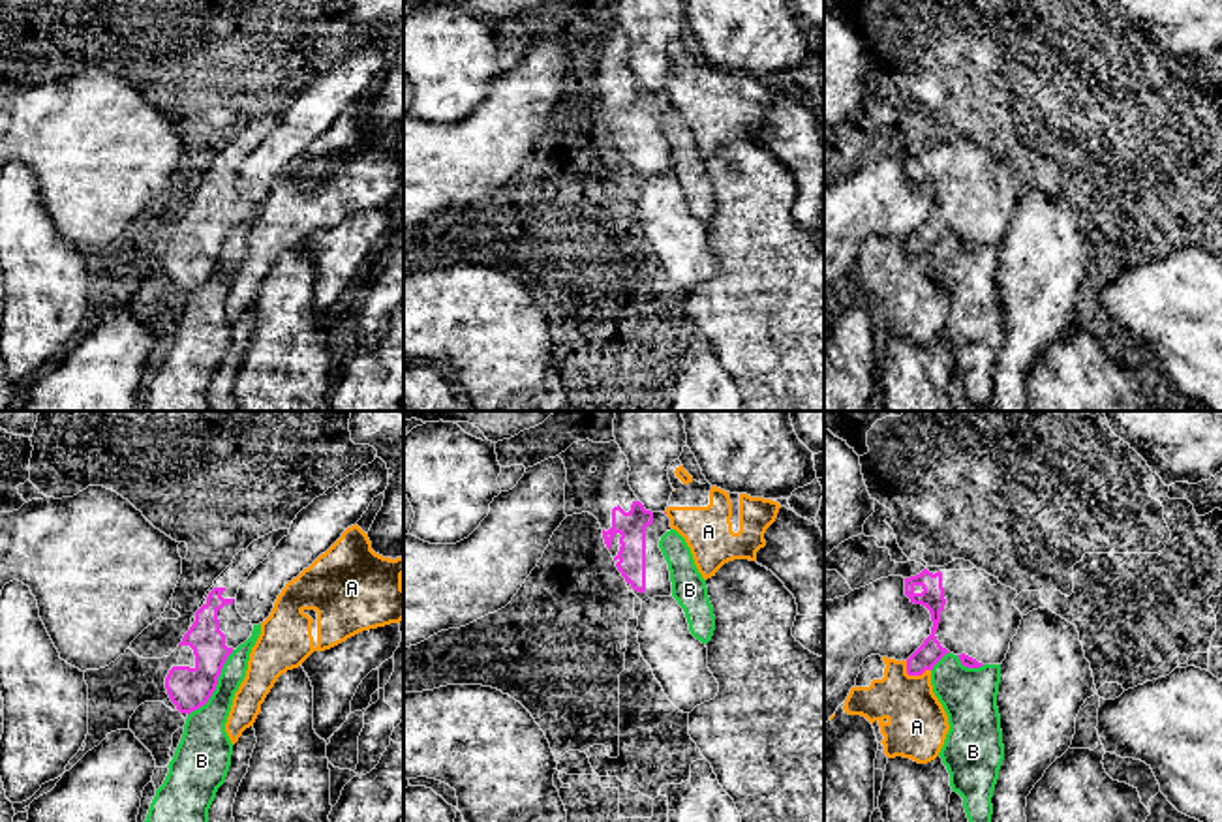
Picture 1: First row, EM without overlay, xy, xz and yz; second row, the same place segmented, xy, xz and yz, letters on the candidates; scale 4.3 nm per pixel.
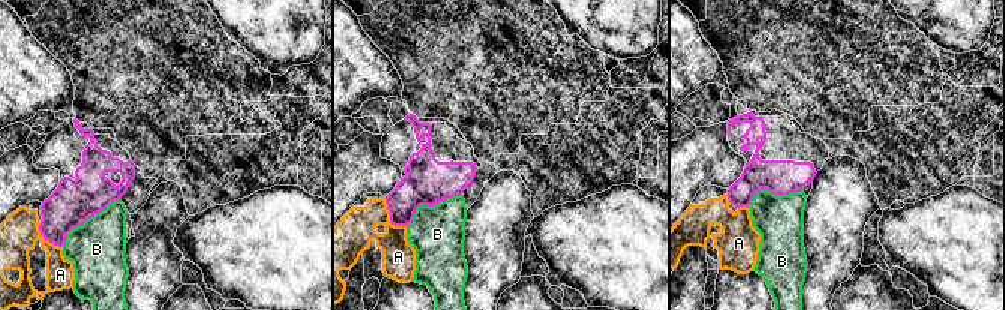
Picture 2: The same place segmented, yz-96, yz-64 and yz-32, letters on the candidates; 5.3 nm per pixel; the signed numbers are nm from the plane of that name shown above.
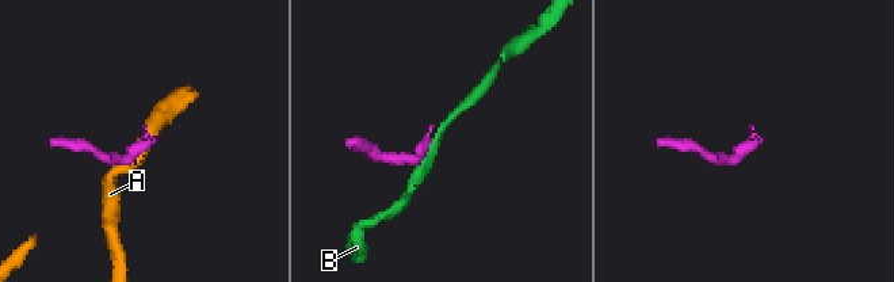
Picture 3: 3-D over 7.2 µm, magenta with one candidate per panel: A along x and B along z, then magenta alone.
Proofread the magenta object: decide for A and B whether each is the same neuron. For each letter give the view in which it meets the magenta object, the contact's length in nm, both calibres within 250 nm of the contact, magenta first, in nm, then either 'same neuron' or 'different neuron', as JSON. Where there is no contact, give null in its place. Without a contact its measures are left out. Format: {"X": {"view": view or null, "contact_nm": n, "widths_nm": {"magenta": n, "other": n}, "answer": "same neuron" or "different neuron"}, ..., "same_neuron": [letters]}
{"A": {"view": "yz", "contact_nm": 120, "widths_nm": {"magenta": 100, "other": 260}, "answer": "different neuron"}, "B": {"view": "xy", "contact_nm": 340, "widths_nm": {"magenta": 180, "other": 190}, "answer": "different neuron"}, "same_neuron": []}

